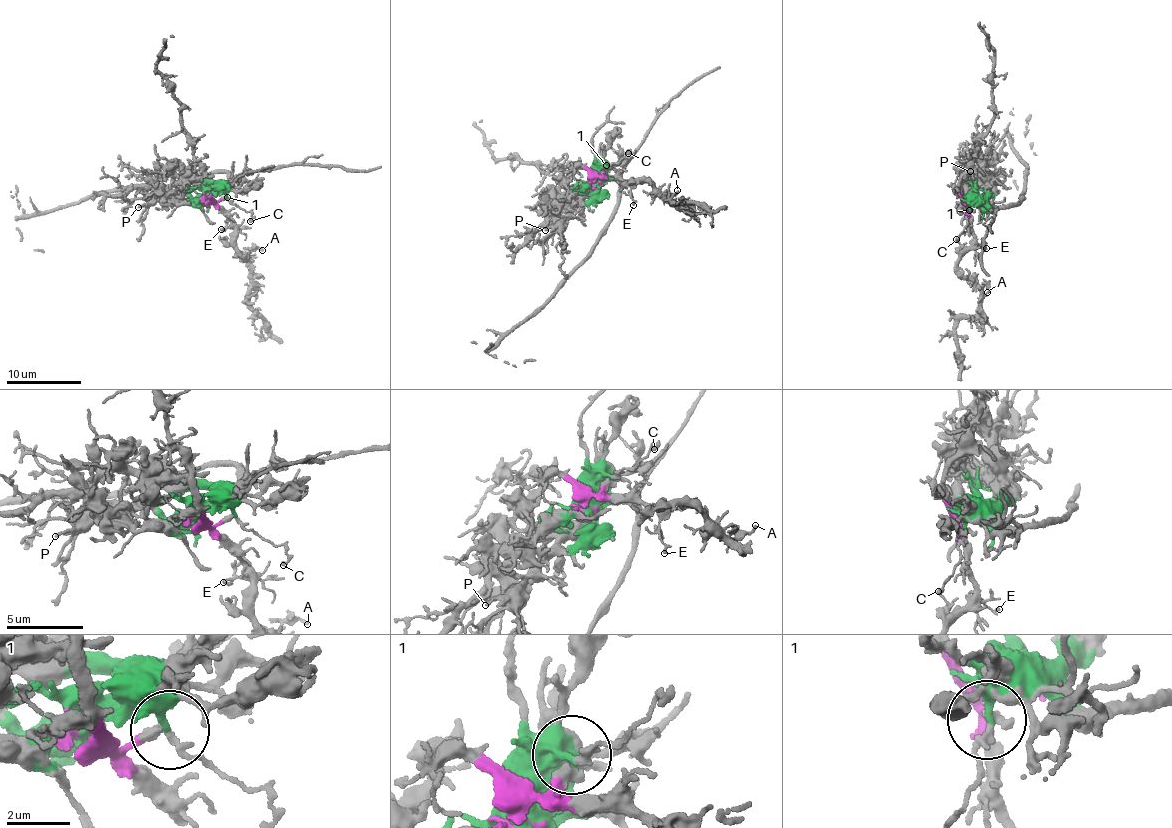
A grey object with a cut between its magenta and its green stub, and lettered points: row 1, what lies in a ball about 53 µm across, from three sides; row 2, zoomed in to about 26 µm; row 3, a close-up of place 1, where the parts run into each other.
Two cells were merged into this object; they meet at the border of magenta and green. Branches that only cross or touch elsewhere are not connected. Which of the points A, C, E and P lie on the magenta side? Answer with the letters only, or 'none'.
A, E

